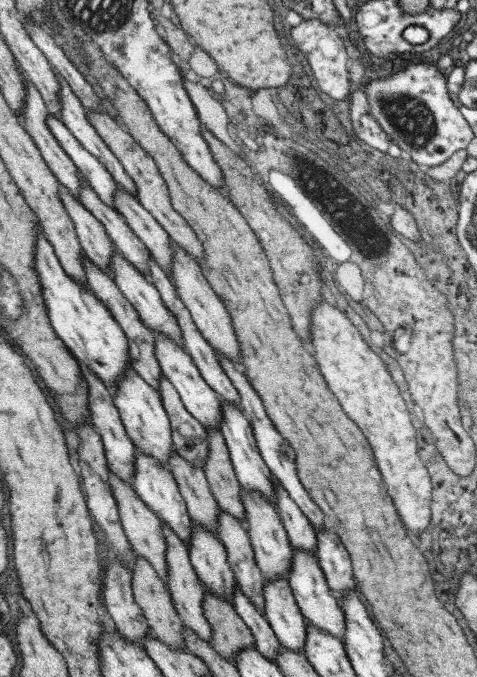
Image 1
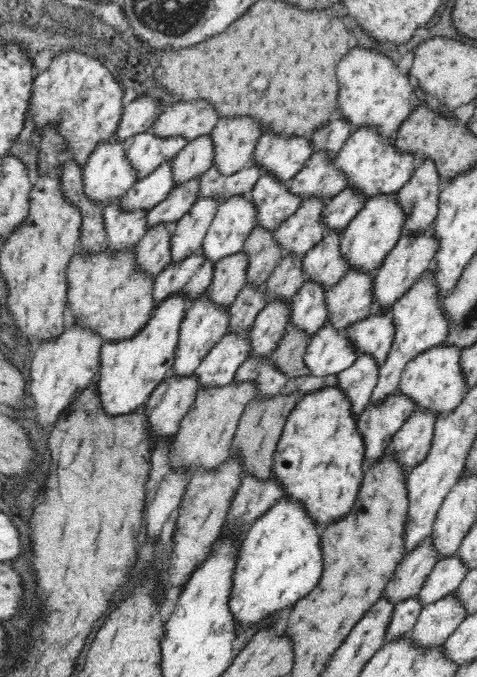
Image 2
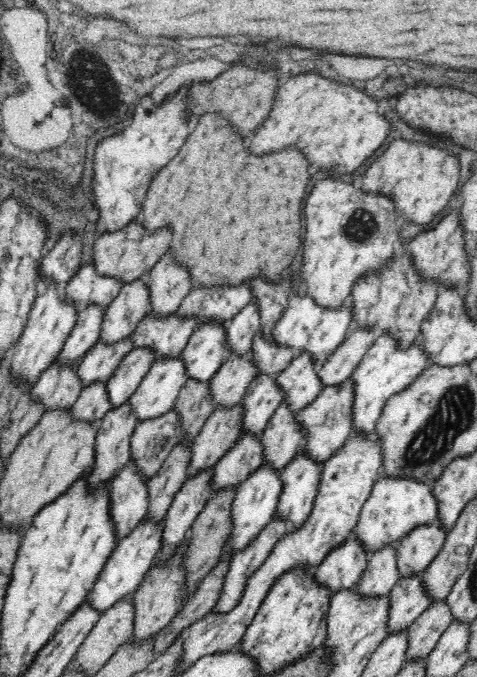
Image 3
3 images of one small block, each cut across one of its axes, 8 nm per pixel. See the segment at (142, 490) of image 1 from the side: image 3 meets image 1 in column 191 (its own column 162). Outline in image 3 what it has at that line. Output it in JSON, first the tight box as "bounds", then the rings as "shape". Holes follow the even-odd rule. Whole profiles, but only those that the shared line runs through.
{"bounds":[87,515,164,615],"shape":[[[146,515],[133,531],[133,534],[130,534],[128,539],[115,546],[102,572],[99,574],[94,588],[87,596],[87,603],[92,610],[100,615],[106,614],[106,610],[116,606],[126,596],[133,595],[142,586],[142,582],[144,582],[144,578],[146,578],[148,570],[152,568],[155,556],[158,554],[160,540],[162,540],[162,530],[164,530],[162,522],[153,524],[151,520],[147,520]]]}

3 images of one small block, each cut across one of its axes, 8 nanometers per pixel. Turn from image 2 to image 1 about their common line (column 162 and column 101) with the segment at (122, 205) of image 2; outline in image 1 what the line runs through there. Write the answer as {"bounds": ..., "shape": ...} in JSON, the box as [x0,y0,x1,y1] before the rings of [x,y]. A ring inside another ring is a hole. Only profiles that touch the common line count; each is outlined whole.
{"bounds":[45,113,117,208],"shape":[[[47,113],[45,124],[62,151],[76,166],[78,174],[87,181],[92,192],[95,192],[95,196],[103,204],[114,208],[113,196],[115,196],[114,190],[117,184],[105,167],[79,144],[79,141],[63,126],[59,119]]]}

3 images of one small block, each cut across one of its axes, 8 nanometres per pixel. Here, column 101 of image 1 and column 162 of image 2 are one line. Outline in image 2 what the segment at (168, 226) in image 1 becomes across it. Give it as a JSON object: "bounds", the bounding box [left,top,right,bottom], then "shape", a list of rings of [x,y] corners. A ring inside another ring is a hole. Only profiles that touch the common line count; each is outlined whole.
{"bounds":[150,100,219,142],"shape":[[[203,100],[198,102],[177,102],[160,112],[153,122],[150,132],[160,140],[185,138],[192,142],[202,136],[209,136],[219,117],[213,108]]]}

